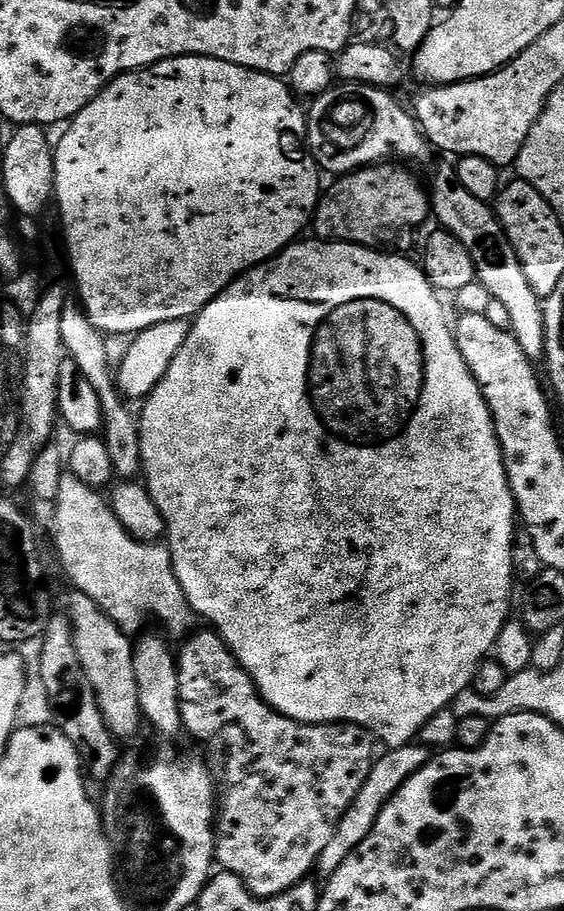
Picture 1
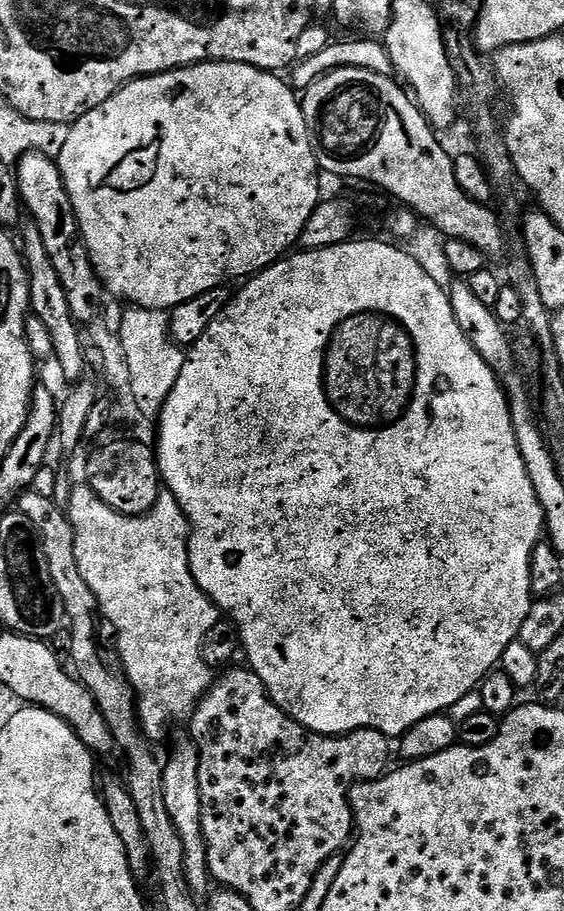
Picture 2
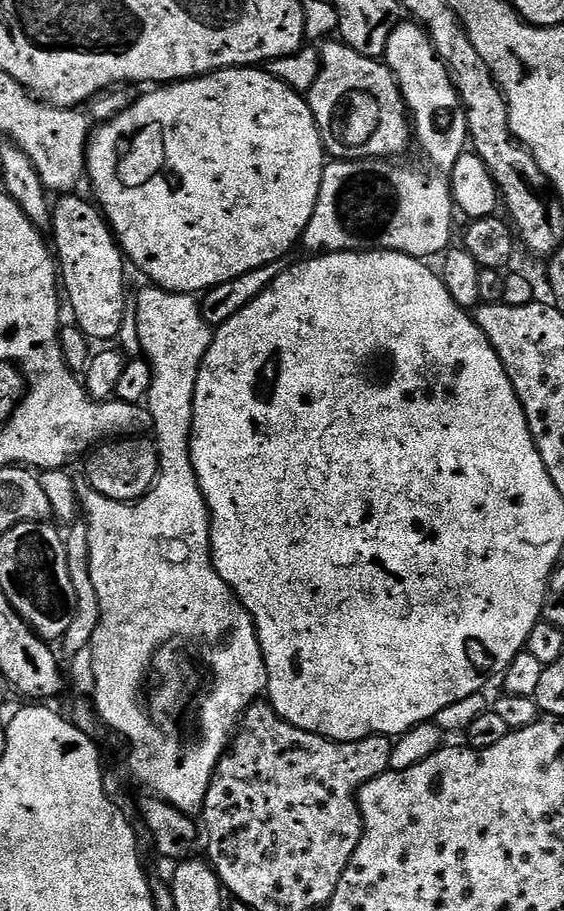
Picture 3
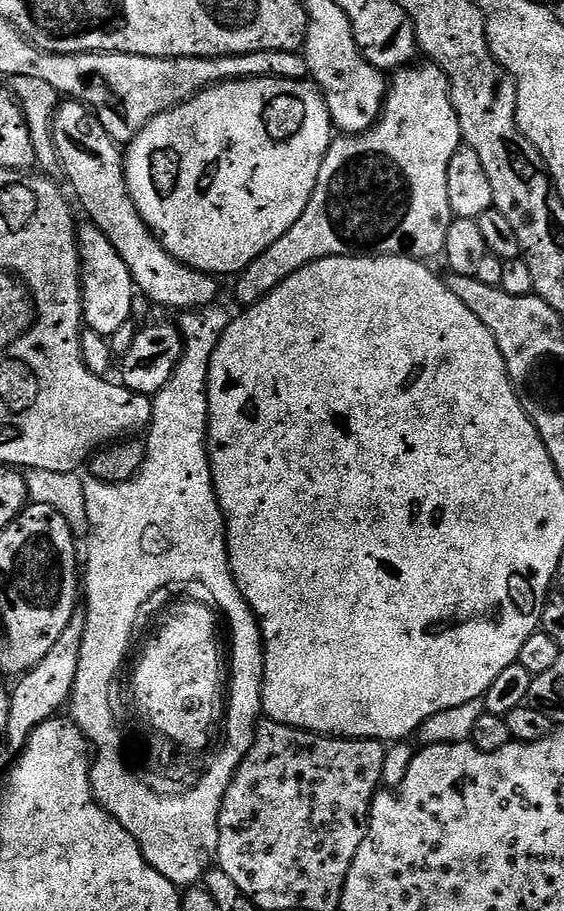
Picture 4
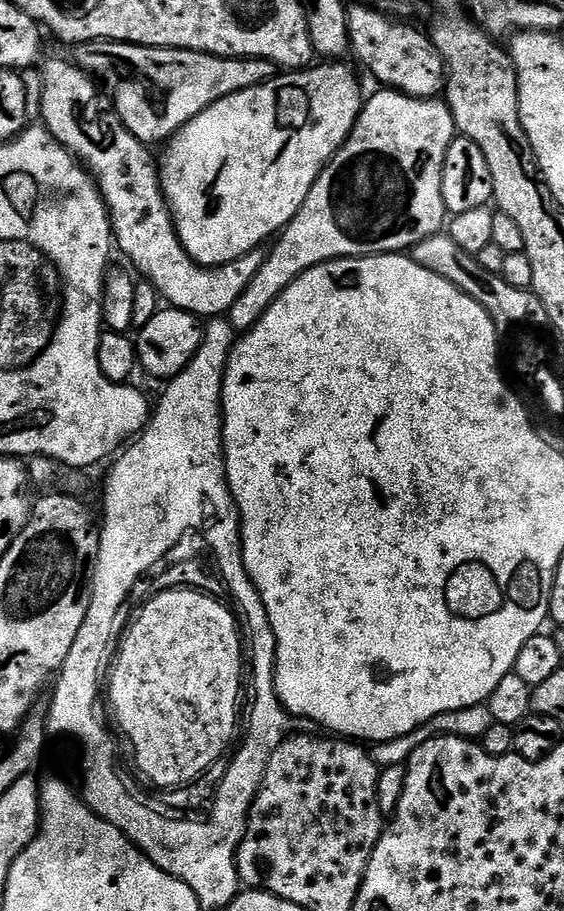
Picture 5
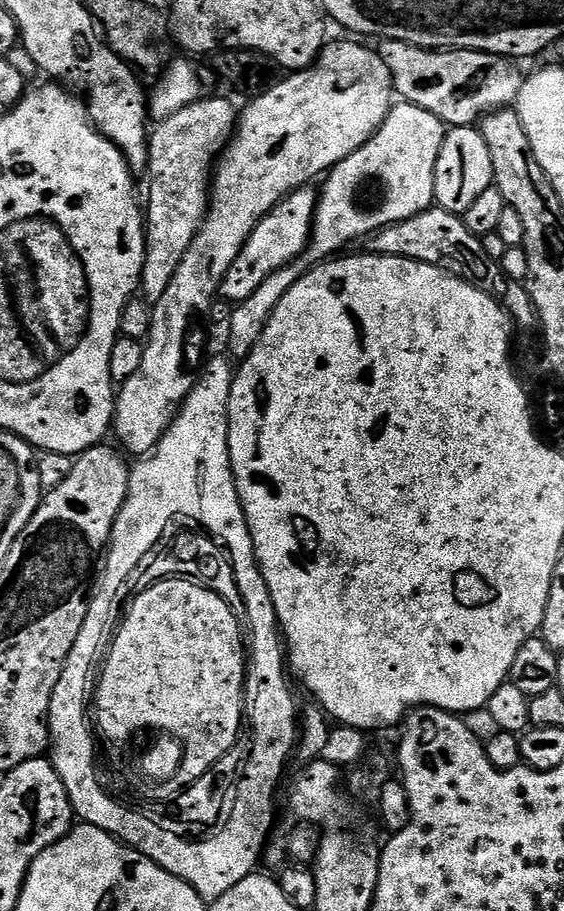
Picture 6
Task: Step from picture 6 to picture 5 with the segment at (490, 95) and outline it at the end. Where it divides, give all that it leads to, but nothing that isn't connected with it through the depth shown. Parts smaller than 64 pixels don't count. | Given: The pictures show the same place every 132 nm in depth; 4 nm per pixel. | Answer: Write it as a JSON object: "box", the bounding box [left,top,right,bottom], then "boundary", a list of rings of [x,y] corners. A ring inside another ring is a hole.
{"box":[348,3,446,100],"boundary":[[[367,3],[351,5],[348,8],[348,42],[351,55],[360,59],[360,64],[377,80],[377,85],[393,92],[403,92],[405,96],[413,96],[419,100],[430,100],[439,97],[446,88],[446,69],[444,59],[438,54],[438,50],[432,45],[431,39],[424,36],[416,28],[411,28],[411,23],[400,18],[393,18],[374,8]]]}

